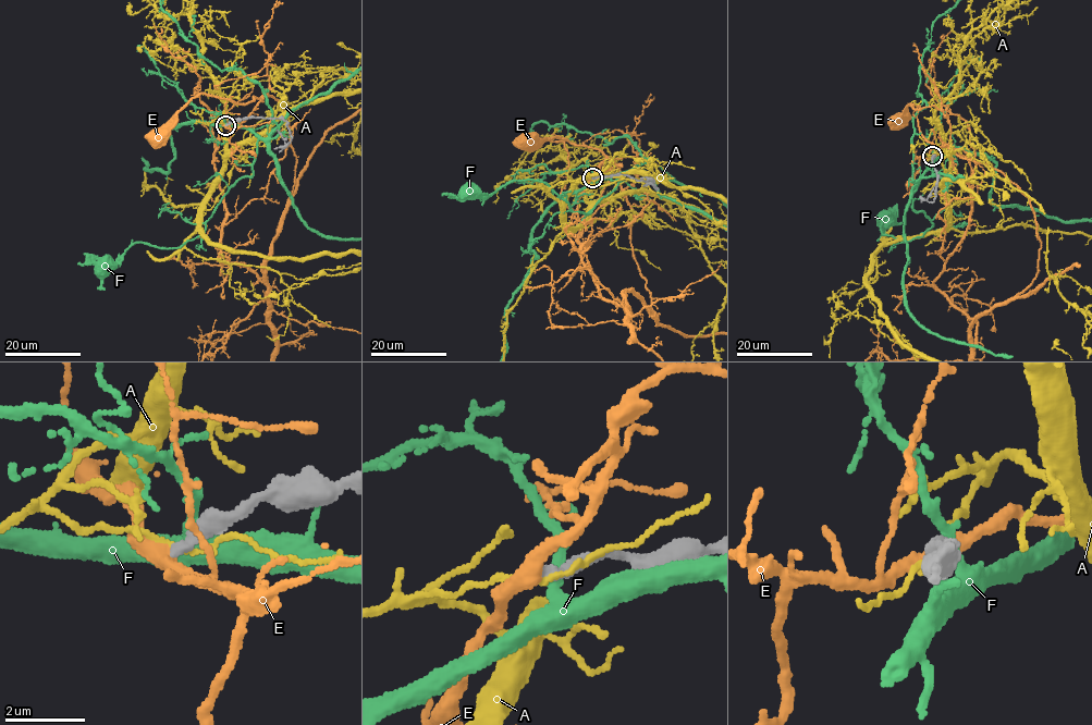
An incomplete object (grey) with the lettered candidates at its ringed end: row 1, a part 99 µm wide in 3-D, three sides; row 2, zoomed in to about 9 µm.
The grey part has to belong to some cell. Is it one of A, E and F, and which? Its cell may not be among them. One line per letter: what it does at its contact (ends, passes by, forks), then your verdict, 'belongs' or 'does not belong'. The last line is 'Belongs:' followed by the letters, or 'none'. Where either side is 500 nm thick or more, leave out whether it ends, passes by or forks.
A: it passes by; does not belong
E: it passes by; does not belong
F: it passes by; does not belong
Belongs: none

